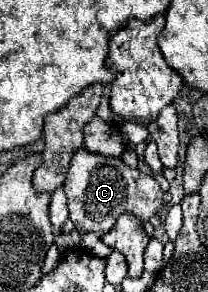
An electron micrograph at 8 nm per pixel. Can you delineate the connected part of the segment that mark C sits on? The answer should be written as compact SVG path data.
M80 148L72 156L64 180L64 190L68 196L70 220L74 222L76 230L80 234L94 232L98 236L104 236L122 212L132 212L140 222L150 220L162 204L164 196L160 184L152 176L128 168L120 158L92 154L86 148Z

